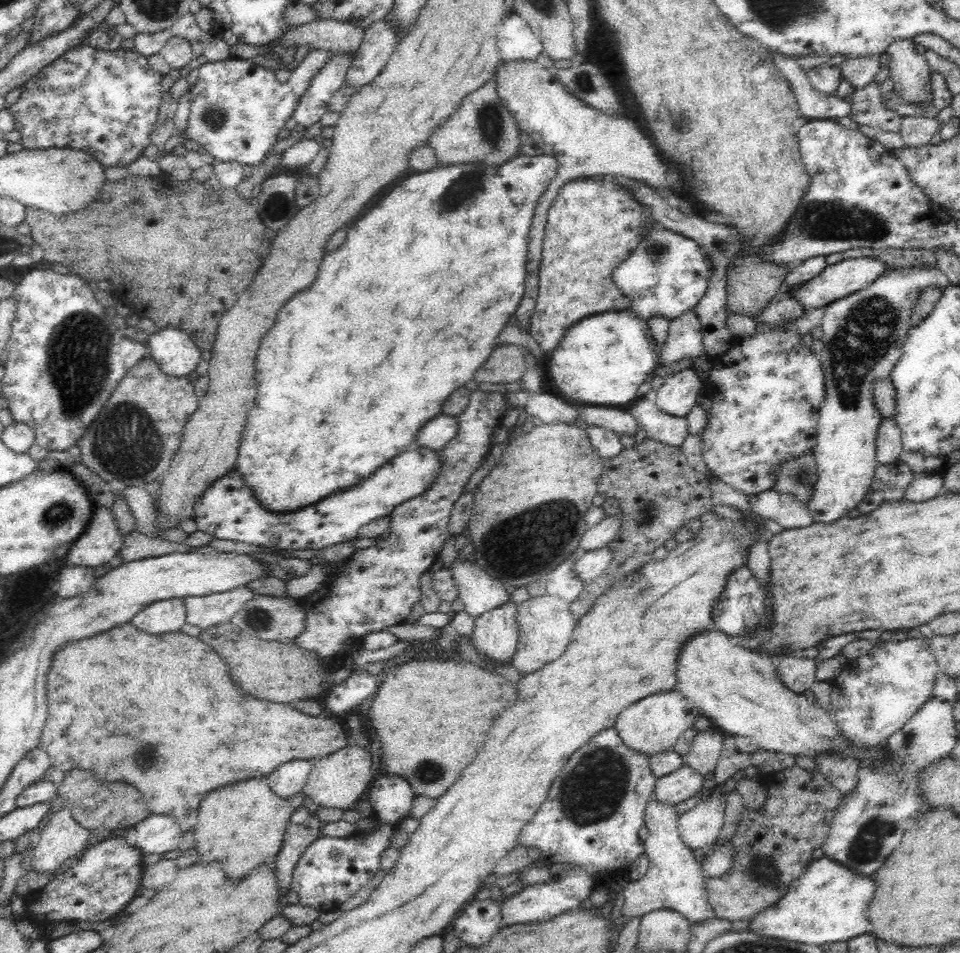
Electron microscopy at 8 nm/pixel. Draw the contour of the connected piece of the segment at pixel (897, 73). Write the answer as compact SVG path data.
M900 38L888 46L887 54L894 91L904 101L929 105L932 70L924 55L916 51L916 43L912 39Z

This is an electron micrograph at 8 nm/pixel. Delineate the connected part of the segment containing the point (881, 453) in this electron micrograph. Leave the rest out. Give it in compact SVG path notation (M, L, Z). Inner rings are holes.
M884 417L880 422L876 445L878 463L890 464L899 459L903 450L902 429L898 429L898 423L894 423L893 417Z

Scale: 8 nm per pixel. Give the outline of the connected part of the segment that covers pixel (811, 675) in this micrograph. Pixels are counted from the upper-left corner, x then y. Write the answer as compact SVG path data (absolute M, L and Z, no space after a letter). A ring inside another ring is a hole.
M786 655L777 658L777 676L783 686L797 694L808 694L816 682L818 661L800 655Z

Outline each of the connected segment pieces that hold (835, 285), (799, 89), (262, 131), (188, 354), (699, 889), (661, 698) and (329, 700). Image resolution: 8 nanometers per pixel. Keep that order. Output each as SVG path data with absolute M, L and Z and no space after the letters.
M866 256L864 258L846 259L843 261L828 265L820 274L817 274L809 281L801 282L791 290L788 301L797 302L806 308L826 307L832 302L838 301L849 294L854 294L858 290L862 290L870 286L881 274L891 269L890 266L880 262L875 256Z
M774 52L774 62L778 70L790 82L790 88L795 94L799 113L807 120L837 120L847 116L850 103L846 97L828 96L811 87L806 71L795 58Z
M310 50L284 83L251 59L230 57L199 65L199 78L189 90L192 102L183 138L198 142L220 162L259 166L284 134L284 123L293 116L311 78L333 56L329 50Z
M172 326L160 328L148 335L145 343L150 346L152 358L164 374L178 378L194 377L202 350L187 332Z
M653 798L645 812L645 825L649 835L644 842L645 854L649 858L647 873L632 881L623 890L625 901L621 910L622 928L632 917L643 916L650 911L667 908L679 912L690 924L698 924L714 918L714 908L708 902L704 888L705 876L701 873L701 862L692 855L692 849L681 839L677 829L679 819L676 808L662 804Z
M667 691L627 706L618 716L614 728L626 746L651 757L657 752L673 749L680 735L694 726L699 715L693 702L675 691Z
M366 672L353 673L349 678L337 686L326 696L326 708L332 713L340 715L352 711L354 707L370 698L378 688L378 678Z

